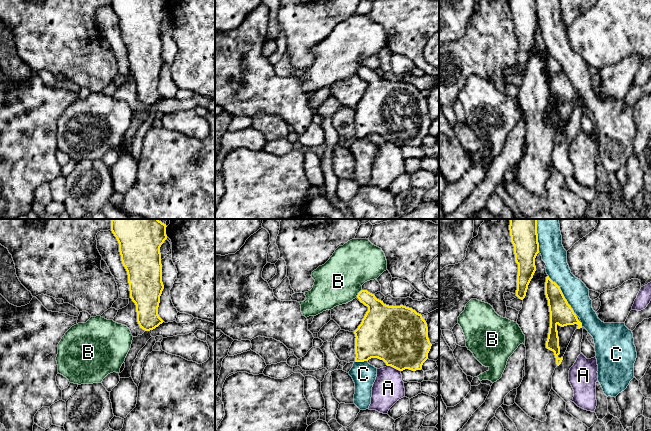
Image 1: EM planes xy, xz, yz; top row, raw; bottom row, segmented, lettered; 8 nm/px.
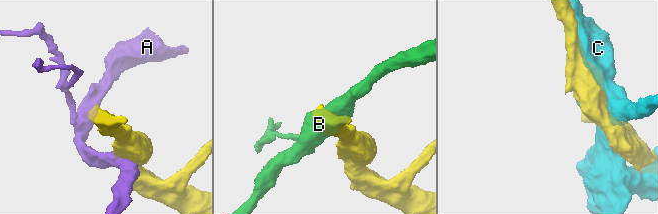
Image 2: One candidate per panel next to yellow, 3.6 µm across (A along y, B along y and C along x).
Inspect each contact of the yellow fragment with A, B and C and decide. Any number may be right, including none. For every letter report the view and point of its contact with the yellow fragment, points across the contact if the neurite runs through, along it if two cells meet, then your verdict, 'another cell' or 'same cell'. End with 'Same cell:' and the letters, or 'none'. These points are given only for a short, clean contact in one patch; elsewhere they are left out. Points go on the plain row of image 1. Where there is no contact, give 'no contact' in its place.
A: meets yellow in xz at (394, 143); another cell
B: meets yellow in xz at (358, 69); border along xz (361, 65), (356, 72); another cell
C: meets yellow in yz at (563, 71); another cell
Same cell: none

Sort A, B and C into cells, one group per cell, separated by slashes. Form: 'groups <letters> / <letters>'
groups A / B / C

